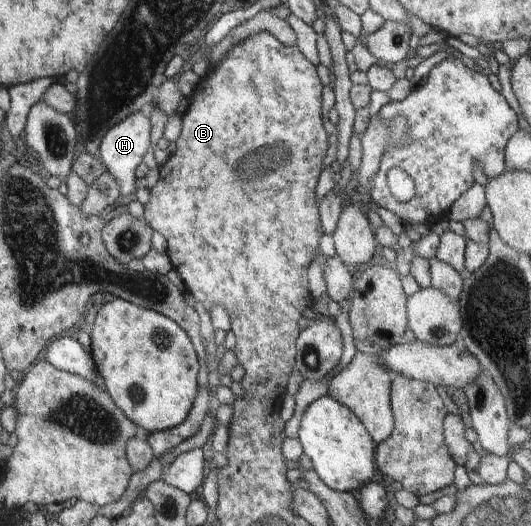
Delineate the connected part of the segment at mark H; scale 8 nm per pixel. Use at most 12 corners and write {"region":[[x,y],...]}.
{"region":[[138,111],[106,131],[99,146],[121,194],[138,188],[136,168],[153,149]]}

